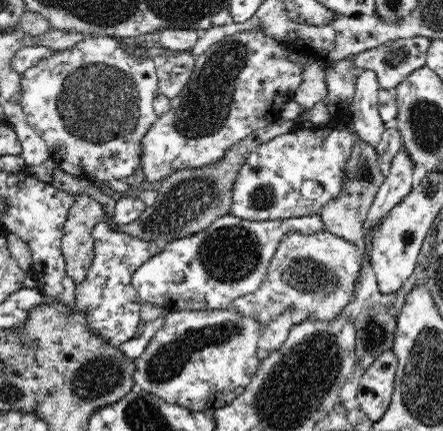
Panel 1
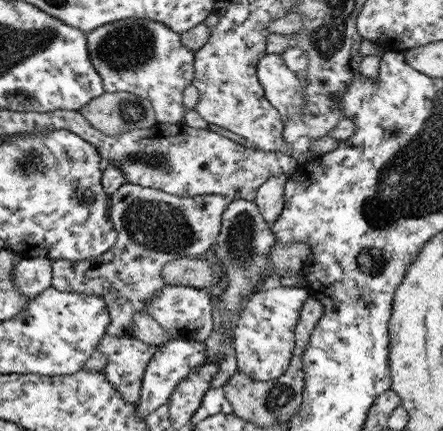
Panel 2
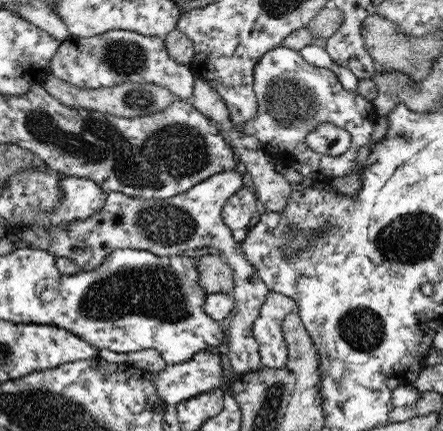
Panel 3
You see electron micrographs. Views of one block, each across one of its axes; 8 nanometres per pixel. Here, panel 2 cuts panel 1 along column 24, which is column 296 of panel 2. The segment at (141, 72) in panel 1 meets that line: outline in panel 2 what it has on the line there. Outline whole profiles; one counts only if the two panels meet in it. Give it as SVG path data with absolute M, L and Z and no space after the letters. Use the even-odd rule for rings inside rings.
M265 53L256 64L256 77L262 86L267 102L279 113L281 122L302 112L302 92L306 80L301 72L290 71L281 55Z

